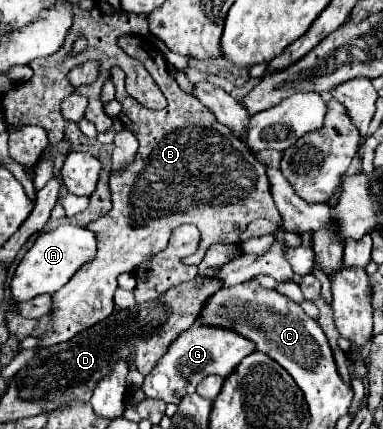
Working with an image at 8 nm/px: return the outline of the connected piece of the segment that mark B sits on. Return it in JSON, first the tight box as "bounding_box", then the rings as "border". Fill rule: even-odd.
{"bounding_box":[39,37,283,345],"border":[[[120,37],[118,45],[145,65],[165,93],[167,107],[163,111],[141,107],[141,103],[125,91],[125,73],[119,67],[111,71],[111,81],[117,91],[115,99],[123,105],[119,121],[135,133],[139,149],[131,165],[111,173],[113,209],[87,225],[97,233],[97,257],[87,267],[81,267],[81,271],[53,295],[55,325],[43,335],[39,345],[69,341],[77,333],[109,317],[115,309],[113,295],[117,291],[117,277],[123,271],[135,271],[135,267],[163,251],[173,229],[183,223],[193,223],[201,231],[199,249],[193,257],[183,259],[185,265],[199,265],[211,245],[239,245],[241,233],[253,219],[267,219],[279,227],[283,225],[265,167],[239,137],[217,123],[213,111],[177,85],[169,75],[163,53],[157,51],[151,39],[132,39],[137,38]]]}

